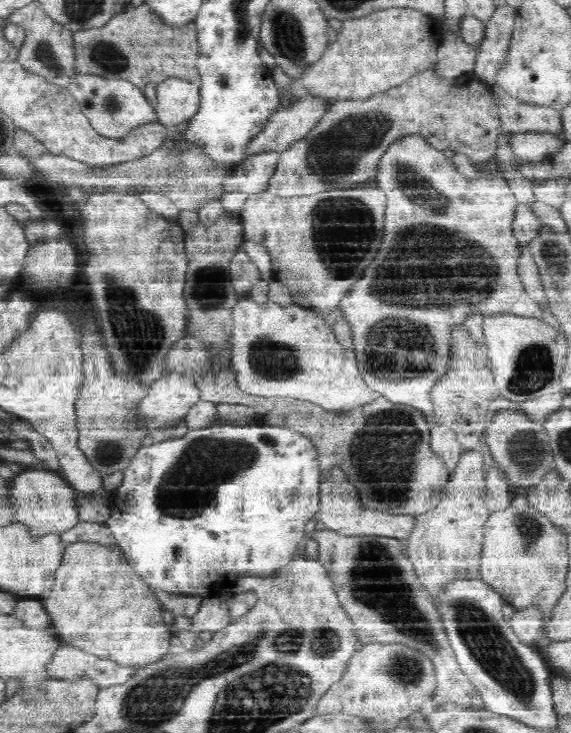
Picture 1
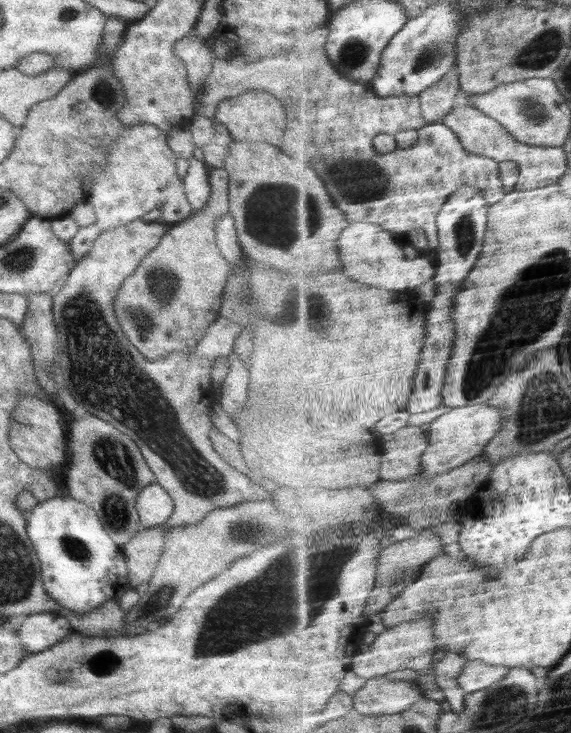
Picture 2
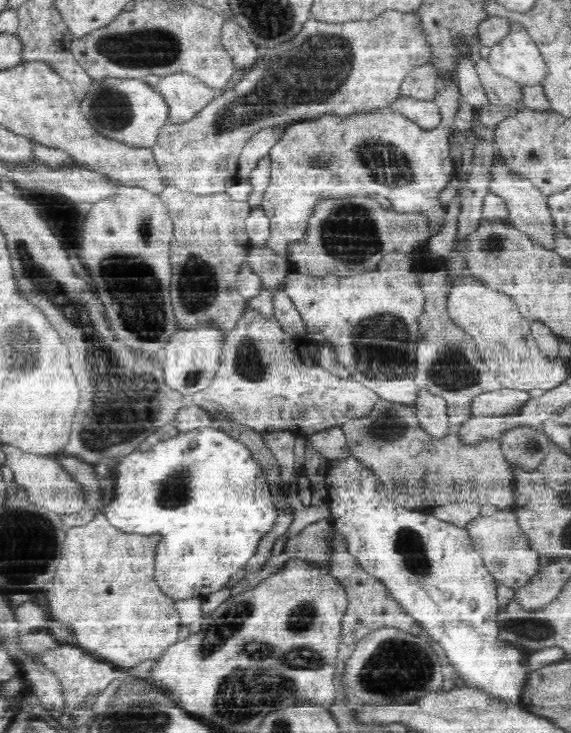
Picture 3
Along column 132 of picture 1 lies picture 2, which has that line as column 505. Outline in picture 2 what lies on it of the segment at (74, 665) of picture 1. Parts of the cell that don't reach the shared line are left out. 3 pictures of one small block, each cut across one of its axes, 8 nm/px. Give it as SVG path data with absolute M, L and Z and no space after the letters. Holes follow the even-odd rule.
M468 660L458 680L464 692L469 695L503 681L510 671L509 666L496 666L481 660Z

